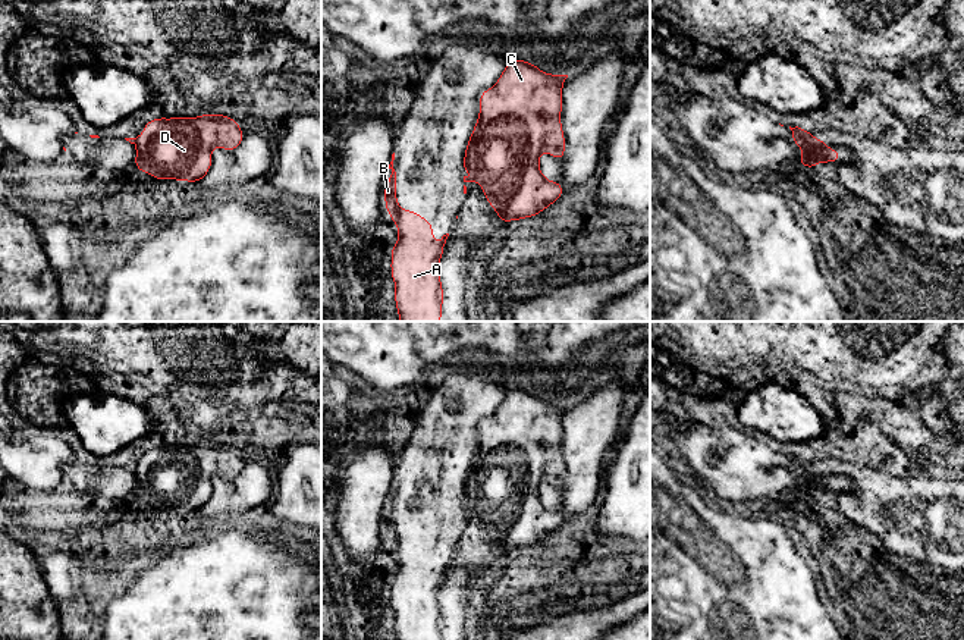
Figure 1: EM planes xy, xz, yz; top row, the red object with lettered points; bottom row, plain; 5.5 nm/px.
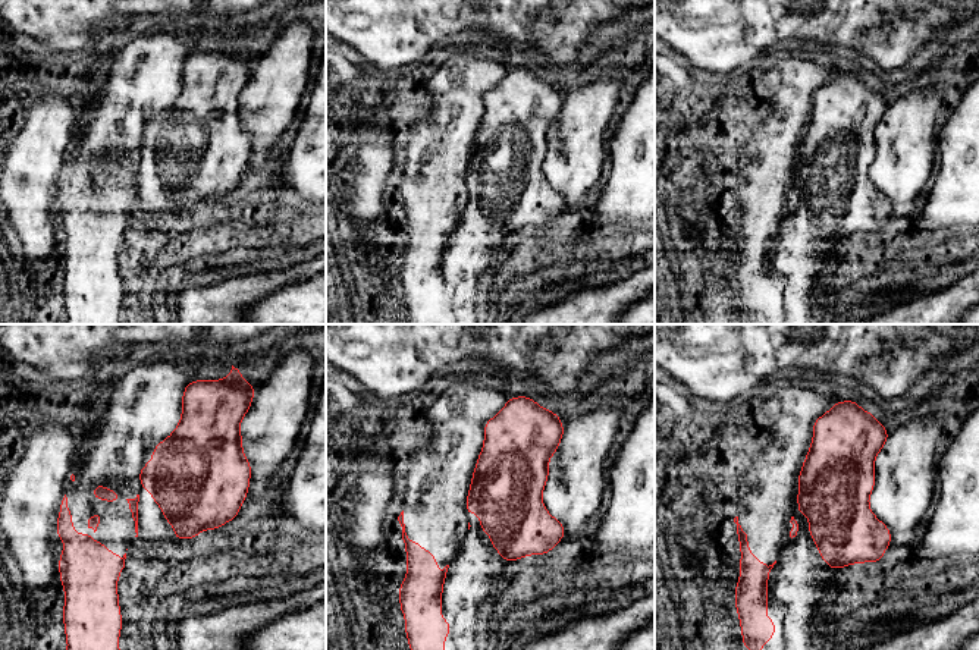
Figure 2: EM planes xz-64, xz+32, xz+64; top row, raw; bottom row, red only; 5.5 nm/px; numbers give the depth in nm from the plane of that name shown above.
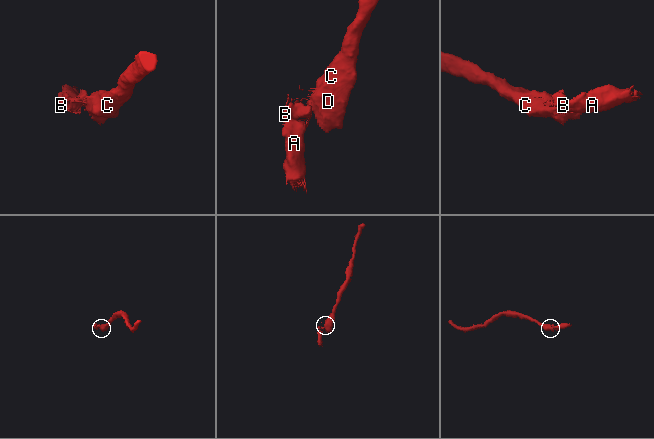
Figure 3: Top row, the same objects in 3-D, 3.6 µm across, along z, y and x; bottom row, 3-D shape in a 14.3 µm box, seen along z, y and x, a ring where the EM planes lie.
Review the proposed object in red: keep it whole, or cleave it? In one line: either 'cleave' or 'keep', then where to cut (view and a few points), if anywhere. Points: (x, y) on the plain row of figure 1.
cleave | xz (465, 482), (467, 498)

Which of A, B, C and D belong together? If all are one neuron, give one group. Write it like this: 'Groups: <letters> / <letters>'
Groups: A B / C D

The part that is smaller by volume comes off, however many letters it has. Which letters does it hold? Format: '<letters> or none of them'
A, B

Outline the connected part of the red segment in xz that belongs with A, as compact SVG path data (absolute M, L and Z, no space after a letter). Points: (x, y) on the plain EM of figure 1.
M395 481L389 493L392 503L384 514L384 531L399 558L399 570L392 575L390 592L396 614L396 637L398 640L442 640L443 617L437 596L449 562L434 572L430 549L398 534L393 489Z

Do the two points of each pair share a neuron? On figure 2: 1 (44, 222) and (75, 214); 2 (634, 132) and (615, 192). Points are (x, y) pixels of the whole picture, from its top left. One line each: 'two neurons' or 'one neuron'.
1: two neurons
2: one neuron

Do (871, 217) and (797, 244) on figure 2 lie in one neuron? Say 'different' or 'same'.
same

